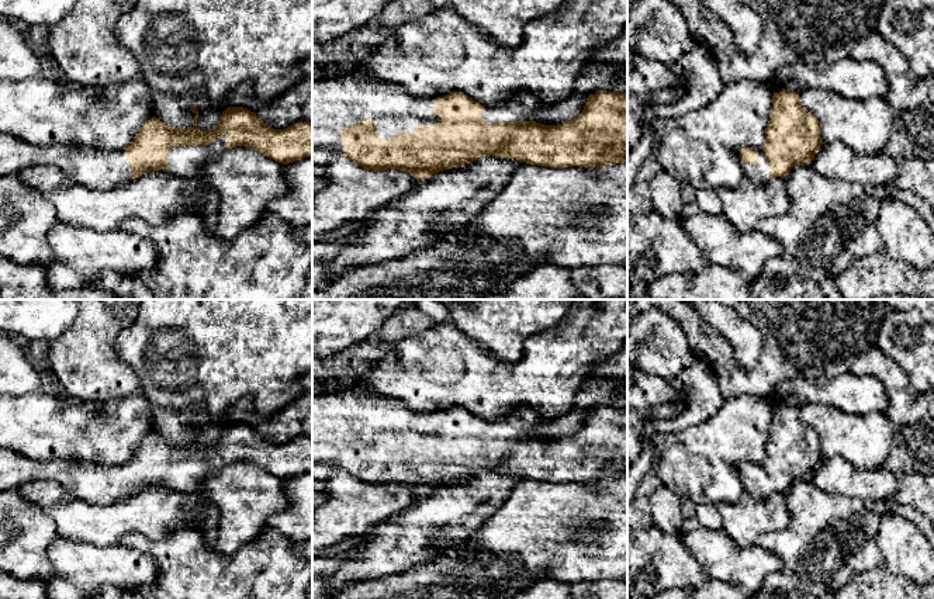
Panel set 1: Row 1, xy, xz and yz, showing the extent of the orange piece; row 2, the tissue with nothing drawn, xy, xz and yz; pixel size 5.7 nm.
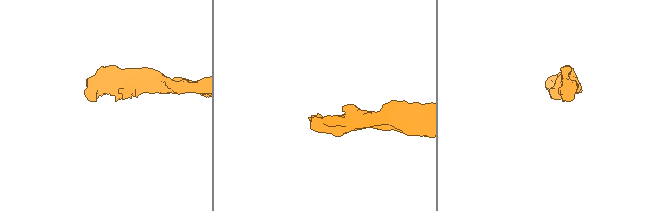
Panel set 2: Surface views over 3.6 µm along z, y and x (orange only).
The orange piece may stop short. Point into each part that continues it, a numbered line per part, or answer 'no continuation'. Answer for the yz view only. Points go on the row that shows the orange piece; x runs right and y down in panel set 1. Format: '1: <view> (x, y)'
1: yz (758, 172)

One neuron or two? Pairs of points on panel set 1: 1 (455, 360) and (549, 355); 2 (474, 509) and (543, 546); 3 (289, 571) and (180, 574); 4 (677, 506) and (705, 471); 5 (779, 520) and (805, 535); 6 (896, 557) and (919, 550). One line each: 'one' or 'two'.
1: one
2: two
3: one
4: two
5: two
6: one

